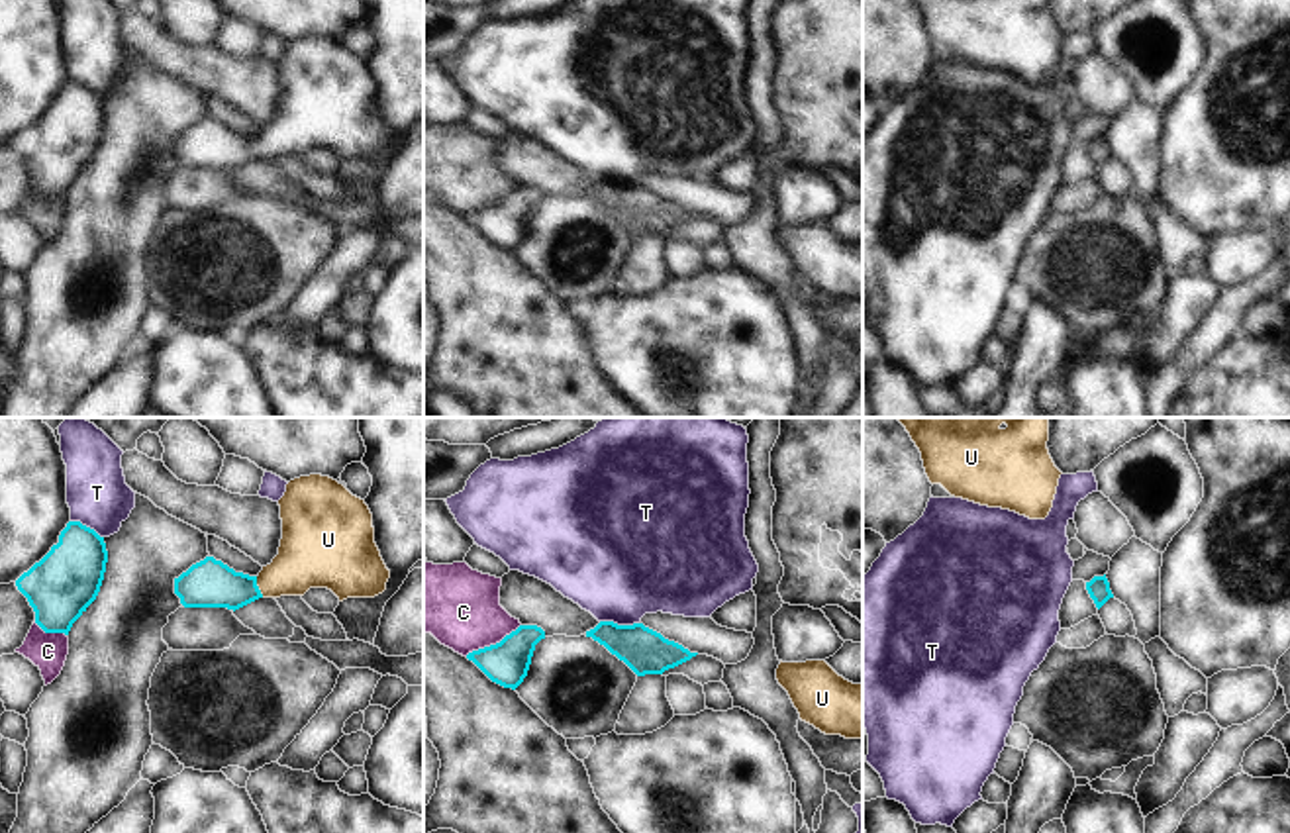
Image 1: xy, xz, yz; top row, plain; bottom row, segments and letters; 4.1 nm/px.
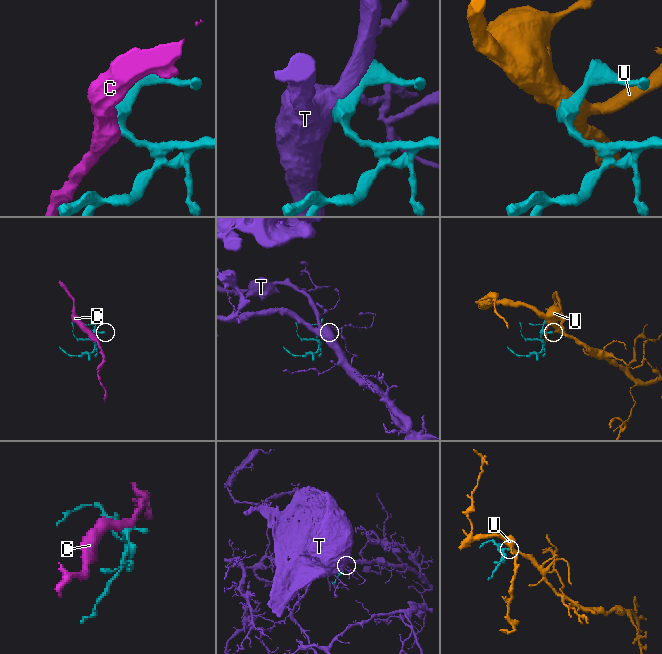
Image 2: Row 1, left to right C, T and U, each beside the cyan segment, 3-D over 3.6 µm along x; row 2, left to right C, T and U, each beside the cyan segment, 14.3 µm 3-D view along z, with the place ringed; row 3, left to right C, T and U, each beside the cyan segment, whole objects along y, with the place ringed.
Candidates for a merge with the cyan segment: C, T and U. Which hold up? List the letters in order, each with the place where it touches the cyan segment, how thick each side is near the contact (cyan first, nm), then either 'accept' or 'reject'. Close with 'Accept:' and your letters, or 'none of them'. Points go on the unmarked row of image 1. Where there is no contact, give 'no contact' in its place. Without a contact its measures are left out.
C: xz (493, 206) | 190/320 nm | reject
T: xz (620, 187) | 190/460 nm | reject
U: xy (257, 147) | 200/260 nm | accept
Accept: U

